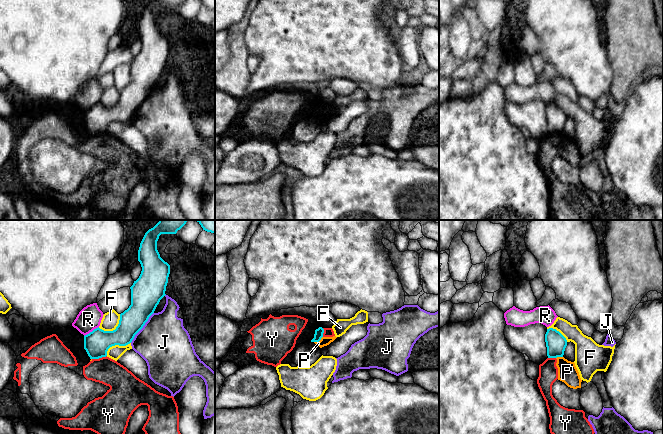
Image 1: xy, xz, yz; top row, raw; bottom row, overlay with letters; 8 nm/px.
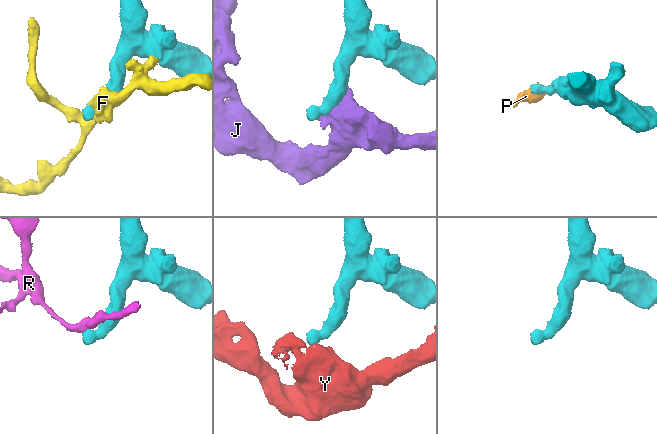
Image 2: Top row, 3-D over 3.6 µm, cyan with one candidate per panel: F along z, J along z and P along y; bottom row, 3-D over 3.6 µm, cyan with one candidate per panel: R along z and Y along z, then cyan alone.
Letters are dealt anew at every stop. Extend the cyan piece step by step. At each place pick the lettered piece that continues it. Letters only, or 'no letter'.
no letter

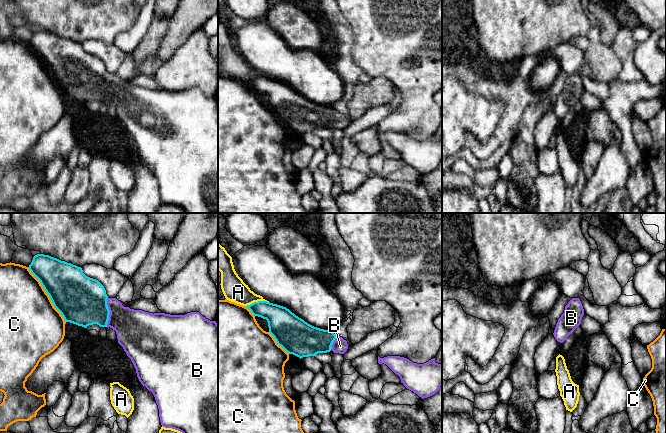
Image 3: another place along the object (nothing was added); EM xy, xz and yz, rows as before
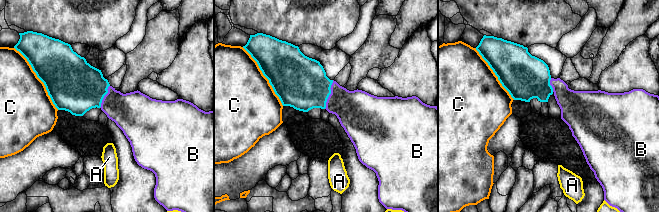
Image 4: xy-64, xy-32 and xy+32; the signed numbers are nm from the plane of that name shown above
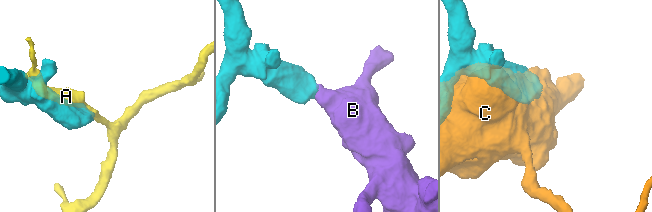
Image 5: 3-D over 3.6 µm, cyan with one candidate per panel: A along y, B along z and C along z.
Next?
B

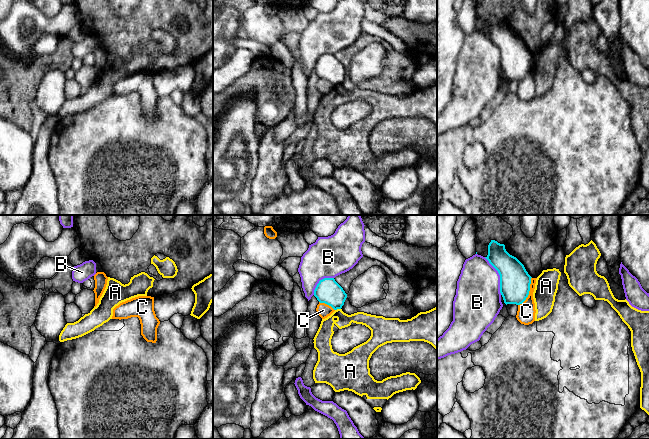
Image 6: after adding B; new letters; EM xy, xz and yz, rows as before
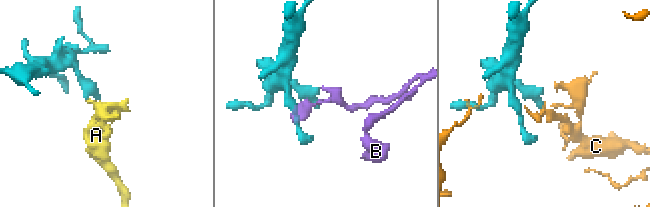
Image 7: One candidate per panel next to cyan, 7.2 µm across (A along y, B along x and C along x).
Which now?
no letter

